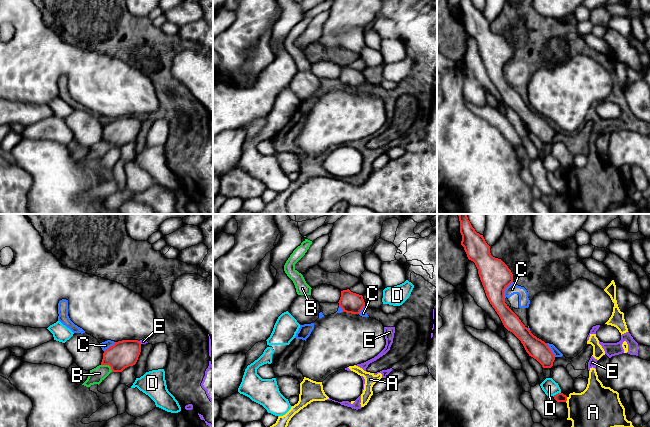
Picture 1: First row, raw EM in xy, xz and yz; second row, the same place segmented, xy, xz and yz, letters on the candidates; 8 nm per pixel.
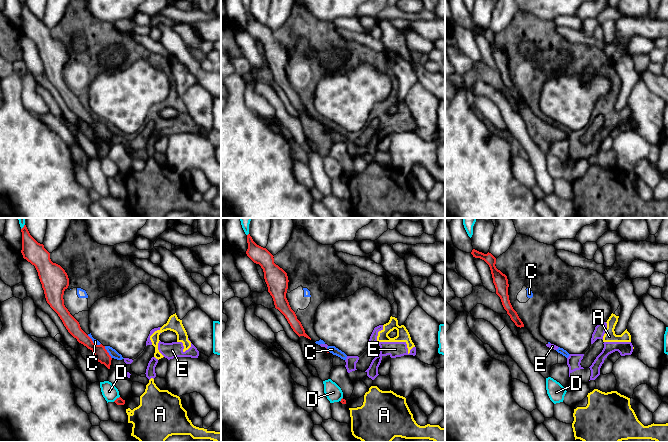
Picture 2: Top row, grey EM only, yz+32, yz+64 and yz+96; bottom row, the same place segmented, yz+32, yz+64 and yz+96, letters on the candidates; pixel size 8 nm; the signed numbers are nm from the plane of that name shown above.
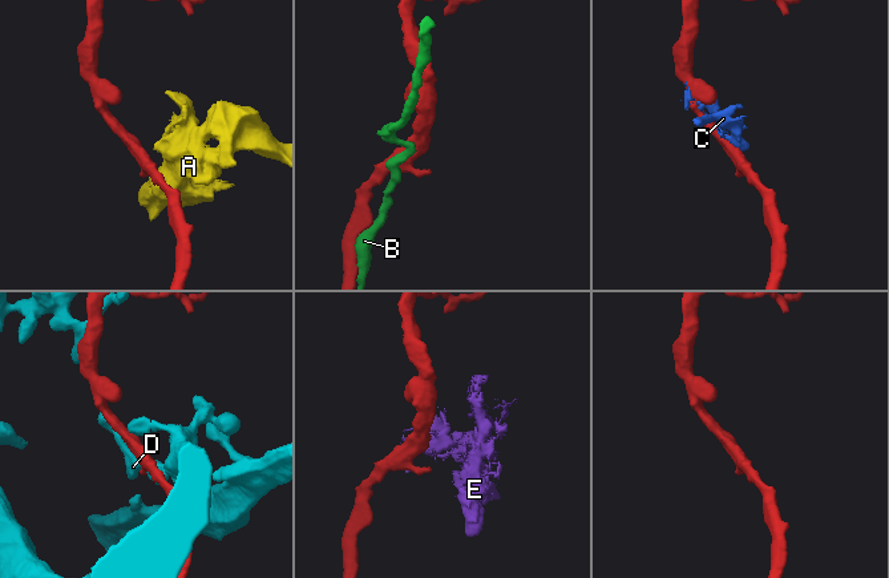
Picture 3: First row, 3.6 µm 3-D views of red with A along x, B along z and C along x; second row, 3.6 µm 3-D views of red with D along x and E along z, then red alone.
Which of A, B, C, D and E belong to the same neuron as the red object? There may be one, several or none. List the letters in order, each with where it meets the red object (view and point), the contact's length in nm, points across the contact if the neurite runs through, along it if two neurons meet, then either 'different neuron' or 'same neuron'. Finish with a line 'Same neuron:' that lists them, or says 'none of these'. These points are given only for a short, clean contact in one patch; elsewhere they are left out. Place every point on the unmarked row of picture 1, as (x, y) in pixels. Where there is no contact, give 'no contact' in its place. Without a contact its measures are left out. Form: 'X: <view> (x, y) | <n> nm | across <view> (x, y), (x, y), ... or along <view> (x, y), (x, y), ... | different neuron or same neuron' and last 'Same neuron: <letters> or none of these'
A: yz (566, 175) | 40 nm | along yz (567, 173), (565, 177) | different neuron
B: xy (108, 140) | 110 nm | different neuron
C: yz (503, 67) | 170 nm | different neuron
D: yz (556, 170) | 70 nm | different neuron
E: xy (139, 118) | 40 nm | along xy (138, 117), (141, 119) | different neuron
Same neuron: none of these

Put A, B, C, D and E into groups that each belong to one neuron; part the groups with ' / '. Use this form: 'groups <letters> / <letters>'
groups A C E / B / D

